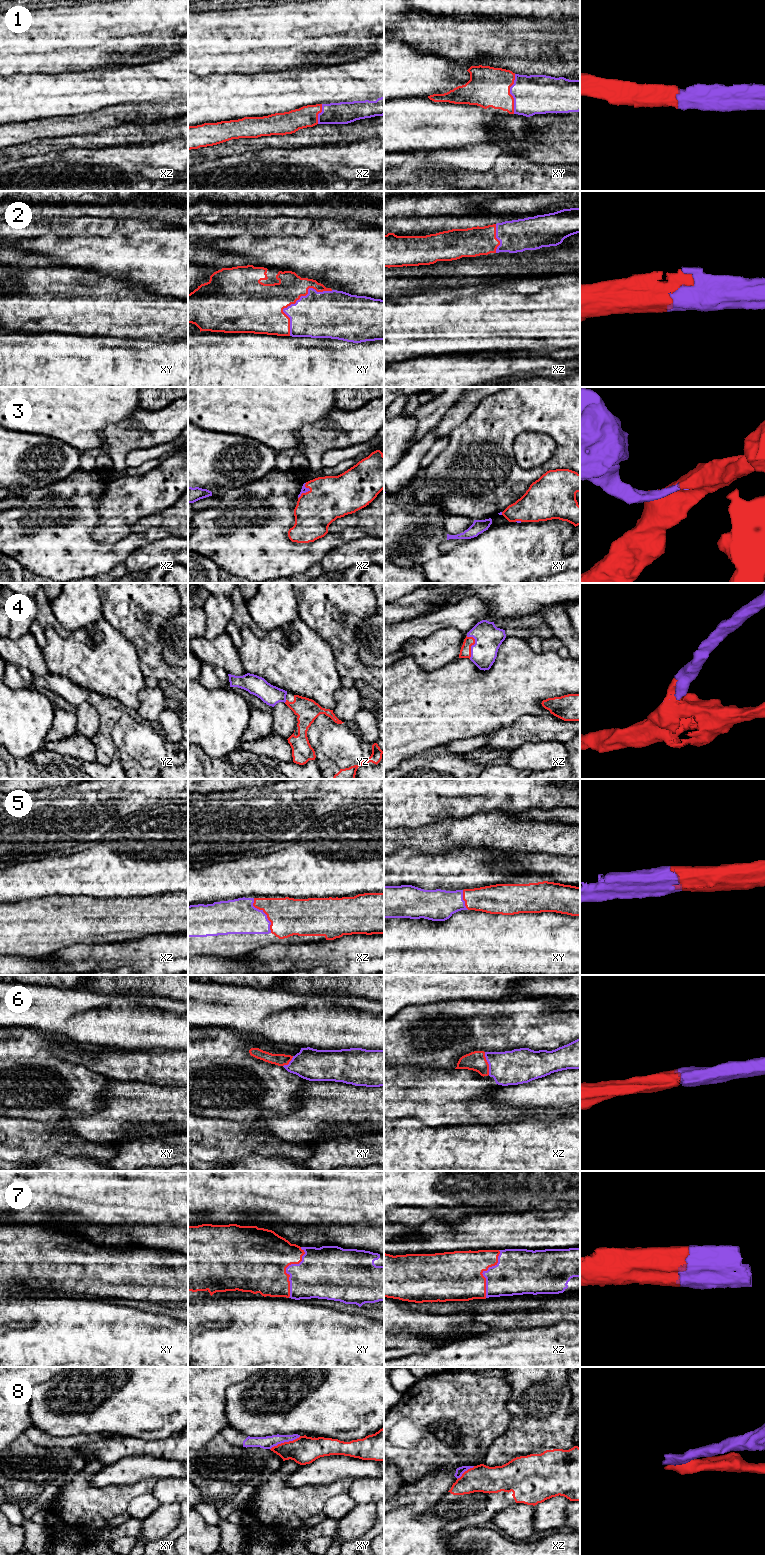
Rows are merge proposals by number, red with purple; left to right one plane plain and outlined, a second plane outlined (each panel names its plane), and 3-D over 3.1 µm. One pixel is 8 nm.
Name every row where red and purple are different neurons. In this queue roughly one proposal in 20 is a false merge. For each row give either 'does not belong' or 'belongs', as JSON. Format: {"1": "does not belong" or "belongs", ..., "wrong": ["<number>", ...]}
{"1": "belongs", "2": "belongs", "3": "belongs", "4": "belongs", "5": "belongs", "6": "belongs", "7": "belongs", "8": "does not belong", "wrong": ["8"]}

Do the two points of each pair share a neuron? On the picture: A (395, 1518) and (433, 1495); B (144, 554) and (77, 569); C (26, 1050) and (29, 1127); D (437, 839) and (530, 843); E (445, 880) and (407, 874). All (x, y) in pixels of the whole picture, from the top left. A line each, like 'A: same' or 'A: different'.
A: different
B: different
C: different
D: same
E: same

